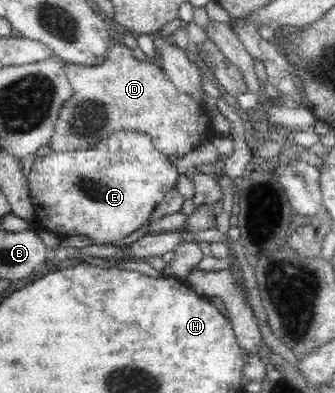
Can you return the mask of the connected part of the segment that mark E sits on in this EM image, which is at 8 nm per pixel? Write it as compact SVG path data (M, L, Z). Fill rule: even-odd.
M131 130L110 134L94 149L42 153L36 157L31 169L26 179L34 206L34 227L51 231L62 238L73 235L84 237L94 245L114 244L140 229L154 208L177 184L179 177L175 165L171 165L168 156L154 147L150 136Z

